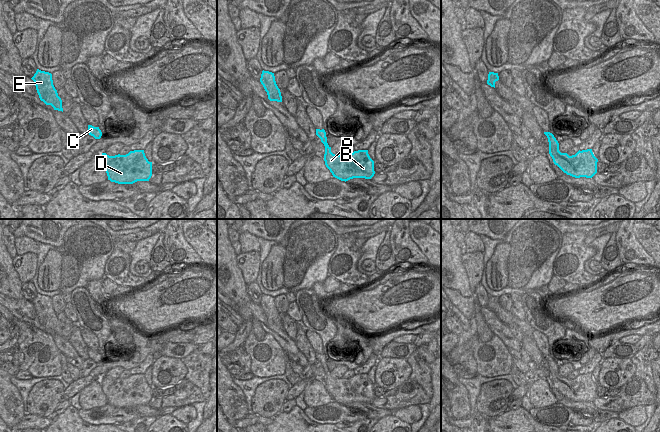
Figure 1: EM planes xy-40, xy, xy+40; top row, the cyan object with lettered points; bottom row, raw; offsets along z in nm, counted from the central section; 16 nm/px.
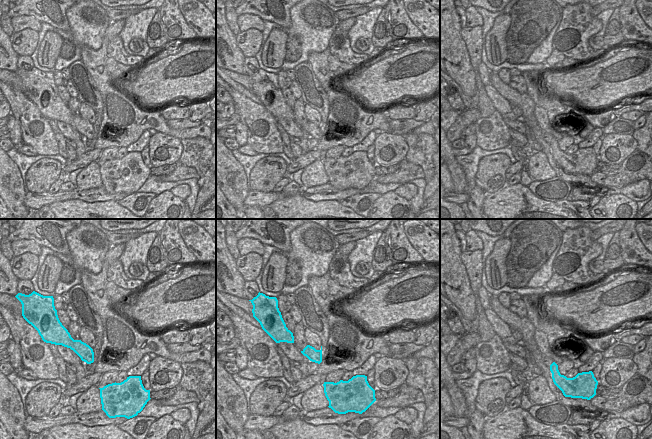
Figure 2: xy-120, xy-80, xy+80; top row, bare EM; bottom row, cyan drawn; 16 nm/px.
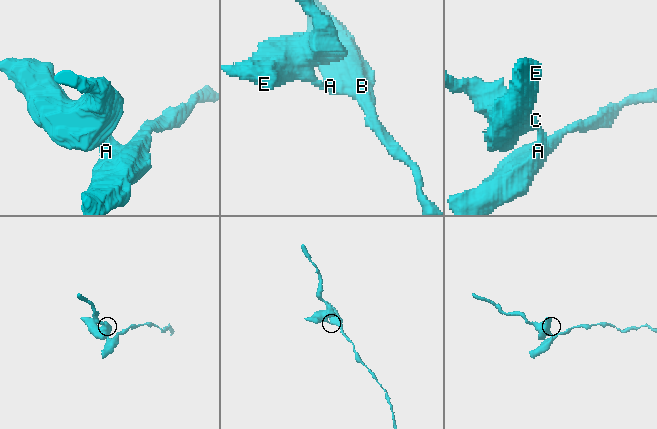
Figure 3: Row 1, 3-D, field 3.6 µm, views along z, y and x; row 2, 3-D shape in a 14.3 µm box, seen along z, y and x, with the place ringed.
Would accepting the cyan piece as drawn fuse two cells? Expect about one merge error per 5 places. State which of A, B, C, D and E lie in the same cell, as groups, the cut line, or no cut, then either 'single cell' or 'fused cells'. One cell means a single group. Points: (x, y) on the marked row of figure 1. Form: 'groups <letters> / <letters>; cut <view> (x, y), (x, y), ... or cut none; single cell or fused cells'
groups A B C D E; cut none; single cell

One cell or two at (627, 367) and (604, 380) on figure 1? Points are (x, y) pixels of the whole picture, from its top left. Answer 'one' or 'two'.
one

